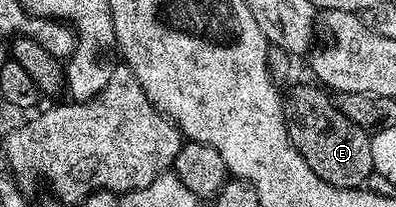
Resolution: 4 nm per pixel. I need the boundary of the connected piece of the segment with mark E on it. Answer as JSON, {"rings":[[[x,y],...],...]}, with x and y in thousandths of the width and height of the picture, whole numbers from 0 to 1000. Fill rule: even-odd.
{"rings":[[[803,411],[745,415],[722,440],[715,556],[730,676],[760,734],[770,792],[851,908],[909,913],[934,865],[947,797],[937,729],[937,647],[856,536],[838,459]],[[836,469],[836,473],[833,473]]]}

